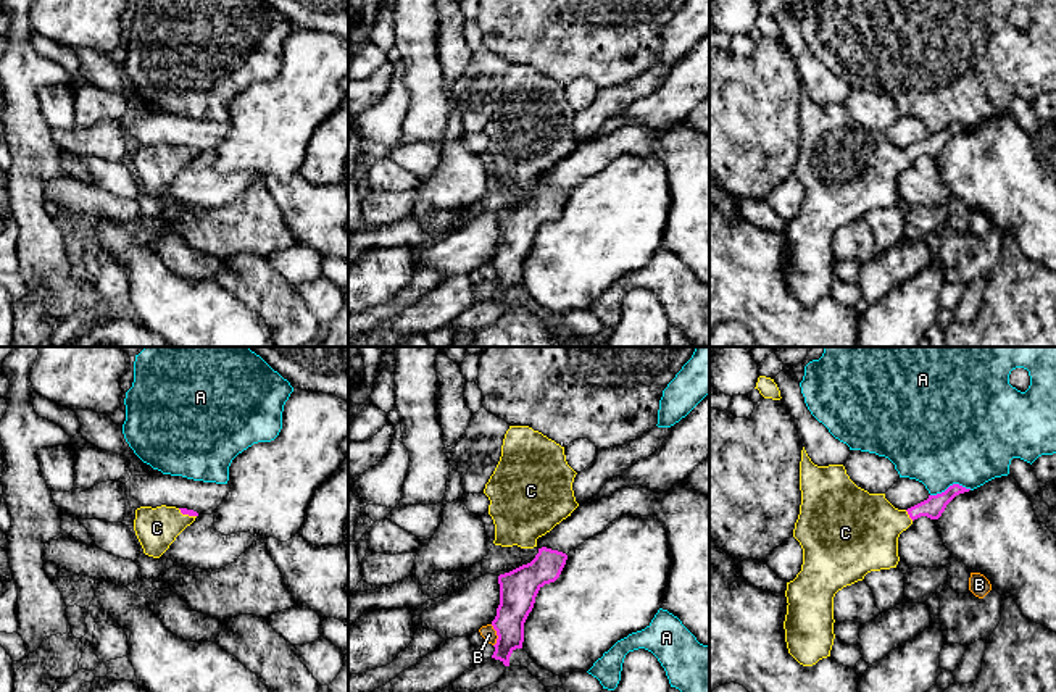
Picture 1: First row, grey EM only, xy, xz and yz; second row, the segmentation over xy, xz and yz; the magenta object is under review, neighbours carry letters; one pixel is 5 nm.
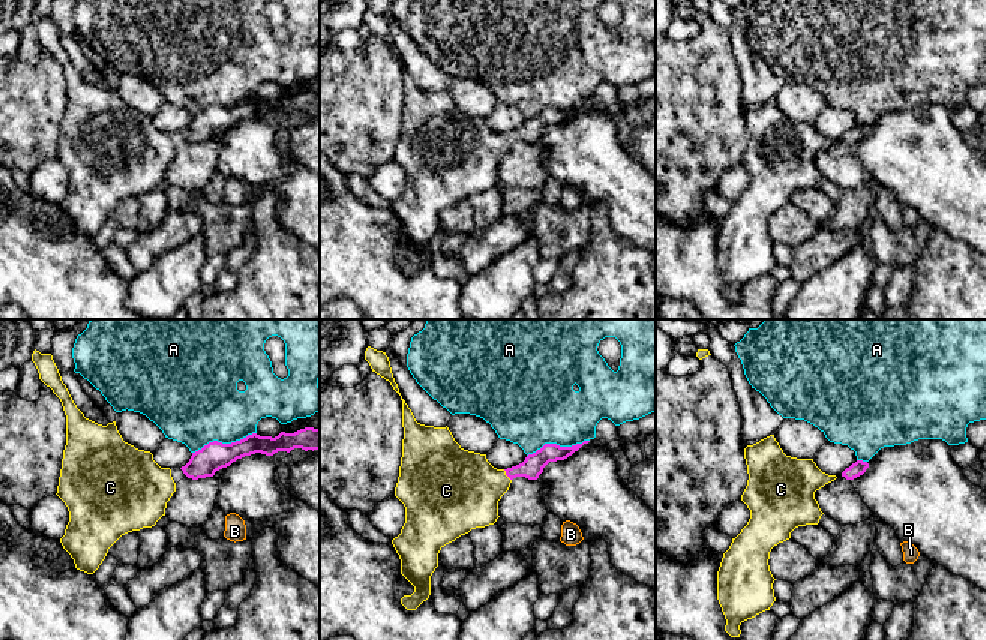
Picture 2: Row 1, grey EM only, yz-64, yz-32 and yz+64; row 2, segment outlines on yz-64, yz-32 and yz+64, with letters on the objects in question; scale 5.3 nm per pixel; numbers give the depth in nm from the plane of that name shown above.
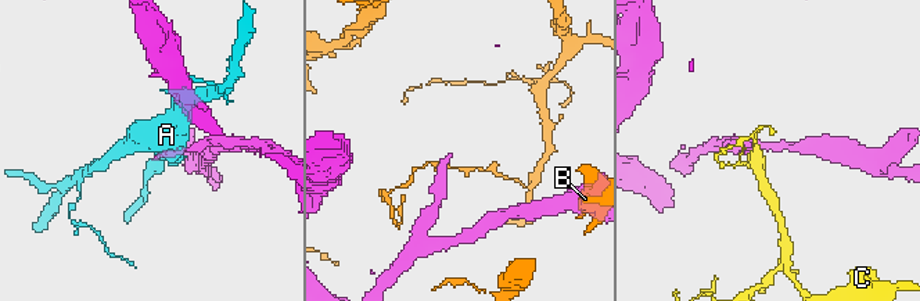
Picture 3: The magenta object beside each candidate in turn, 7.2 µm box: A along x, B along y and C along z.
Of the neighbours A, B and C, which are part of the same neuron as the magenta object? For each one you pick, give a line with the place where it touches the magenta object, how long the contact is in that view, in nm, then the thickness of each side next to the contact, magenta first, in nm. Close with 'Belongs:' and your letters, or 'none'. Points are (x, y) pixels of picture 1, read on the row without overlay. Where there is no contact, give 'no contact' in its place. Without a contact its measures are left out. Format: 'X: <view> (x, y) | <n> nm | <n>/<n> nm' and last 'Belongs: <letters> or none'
C: yz (908, 152) | 70 nm | 100/380 nm
Belongs: C

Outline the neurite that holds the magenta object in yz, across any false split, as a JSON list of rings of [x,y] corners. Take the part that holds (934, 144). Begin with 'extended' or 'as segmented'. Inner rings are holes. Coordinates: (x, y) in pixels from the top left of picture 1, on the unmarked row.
extended; [[[804,85],[800,100],[801,144],[795,161],[793,176],[803,187],[803,203],[796,216],[787,221],[787,253],[784,260],[788,292],[803,305],[813,305],[830,295],[834,284],[834,236],[838,229],[863,219],[871,210],[896,206],[898,176],[914,158],[927,155],[938,158],[946,144],[959,132],[969,131],[959,123],[945,131],[929,134],[927,139],[898,148],[885,132],[869,132],[858,126],[843,103],[817,105]]]

